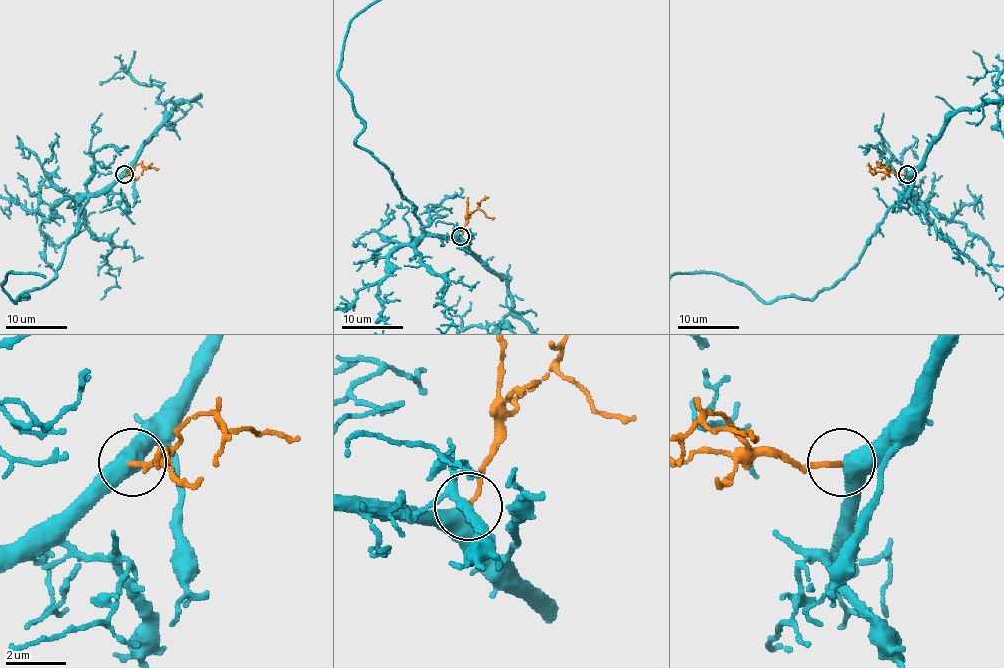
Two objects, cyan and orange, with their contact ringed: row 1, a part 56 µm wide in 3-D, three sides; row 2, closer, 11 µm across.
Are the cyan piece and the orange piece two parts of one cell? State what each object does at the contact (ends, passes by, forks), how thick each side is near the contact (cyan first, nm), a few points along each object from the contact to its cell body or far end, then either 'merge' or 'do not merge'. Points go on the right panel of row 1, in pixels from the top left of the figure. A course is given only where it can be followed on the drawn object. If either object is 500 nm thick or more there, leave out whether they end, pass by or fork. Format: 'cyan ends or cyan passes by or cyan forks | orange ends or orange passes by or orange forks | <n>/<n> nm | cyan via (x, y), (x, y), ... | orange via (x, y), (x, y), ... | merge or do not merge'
cyan passes by | orange ends | 480/150 nm | cyan via (907, 173), (906, 193), (860, 259), (813, 298), (763, 302), (747, 287), (698, 272), (675, 273) | orange via (907, 173), (890, 172), (883, 164), (880, 166), (889, 169) | merge

